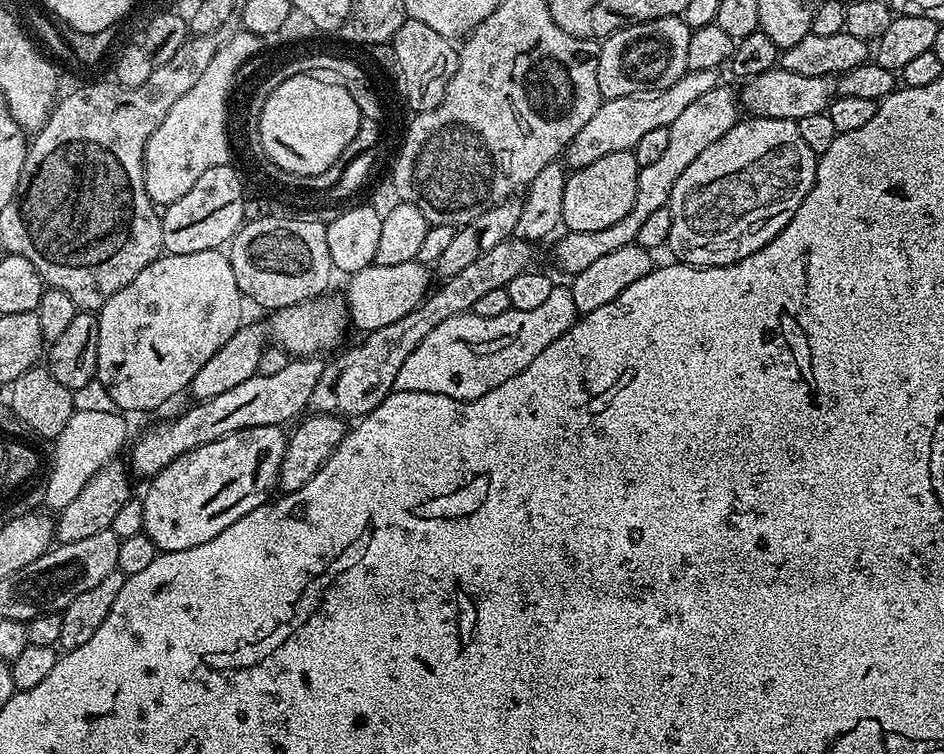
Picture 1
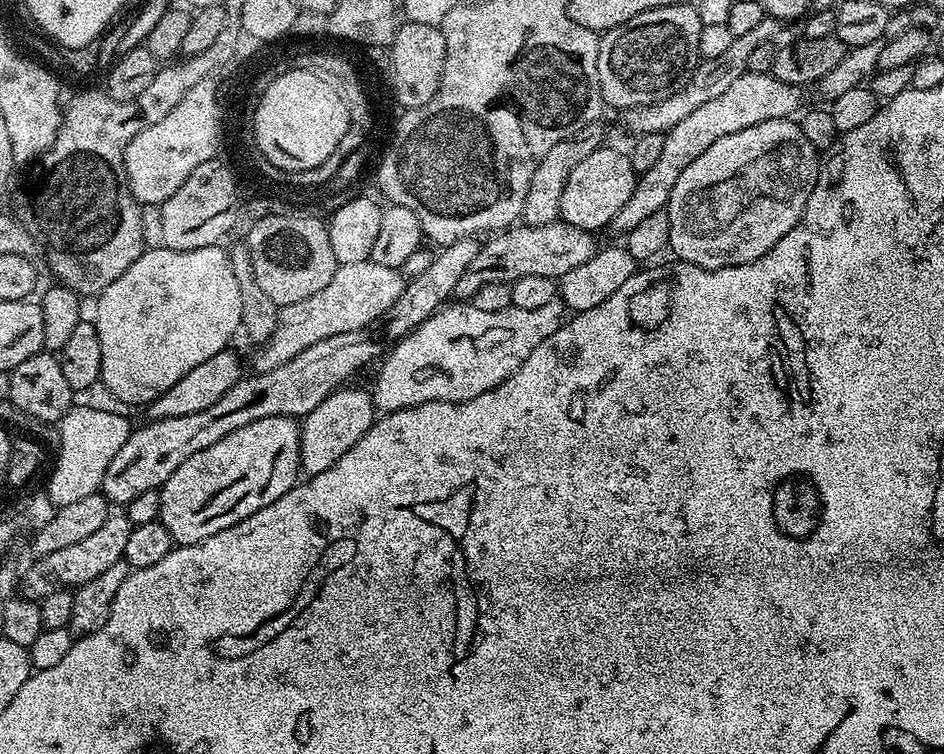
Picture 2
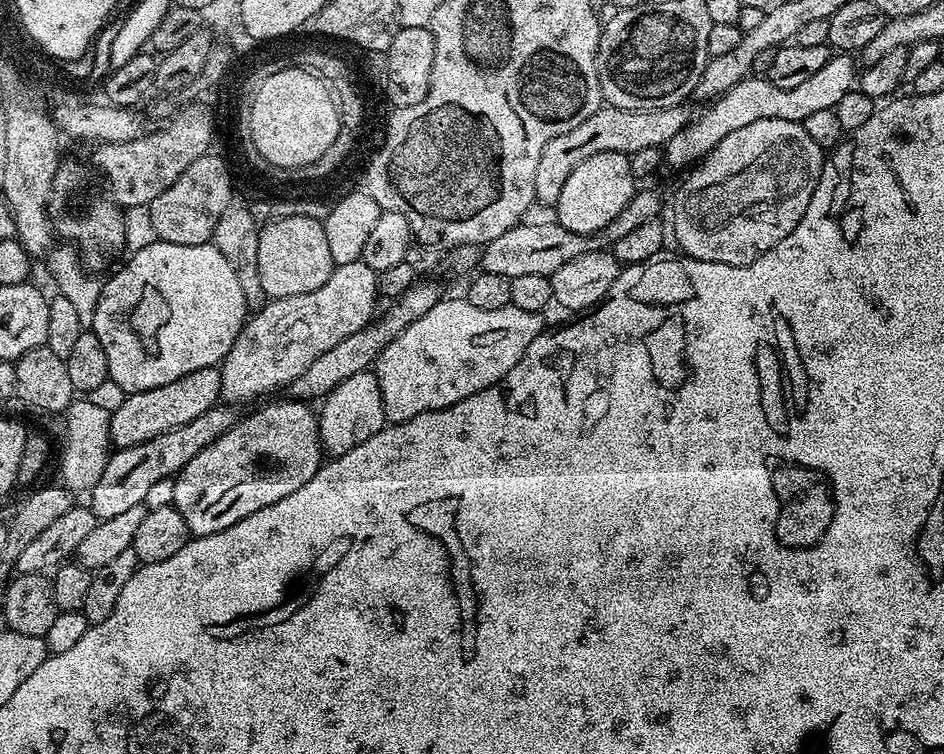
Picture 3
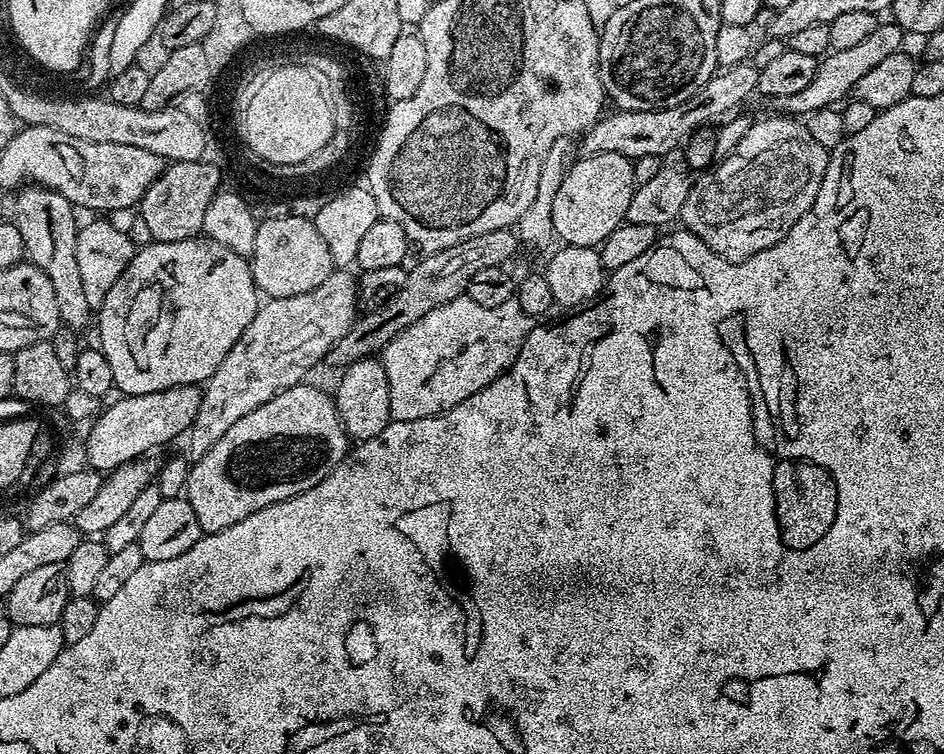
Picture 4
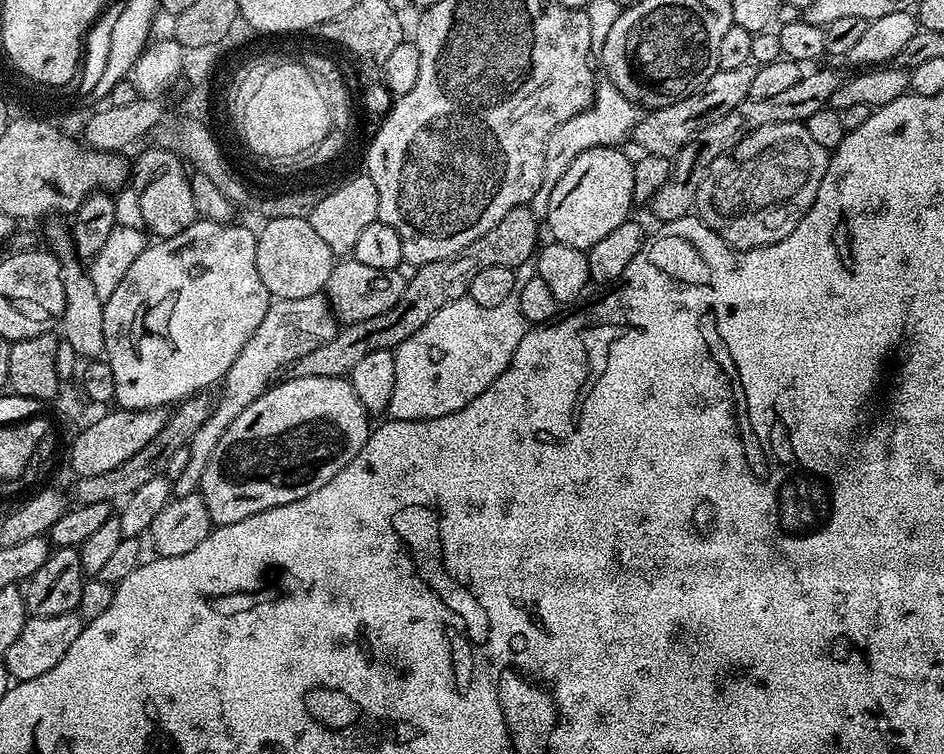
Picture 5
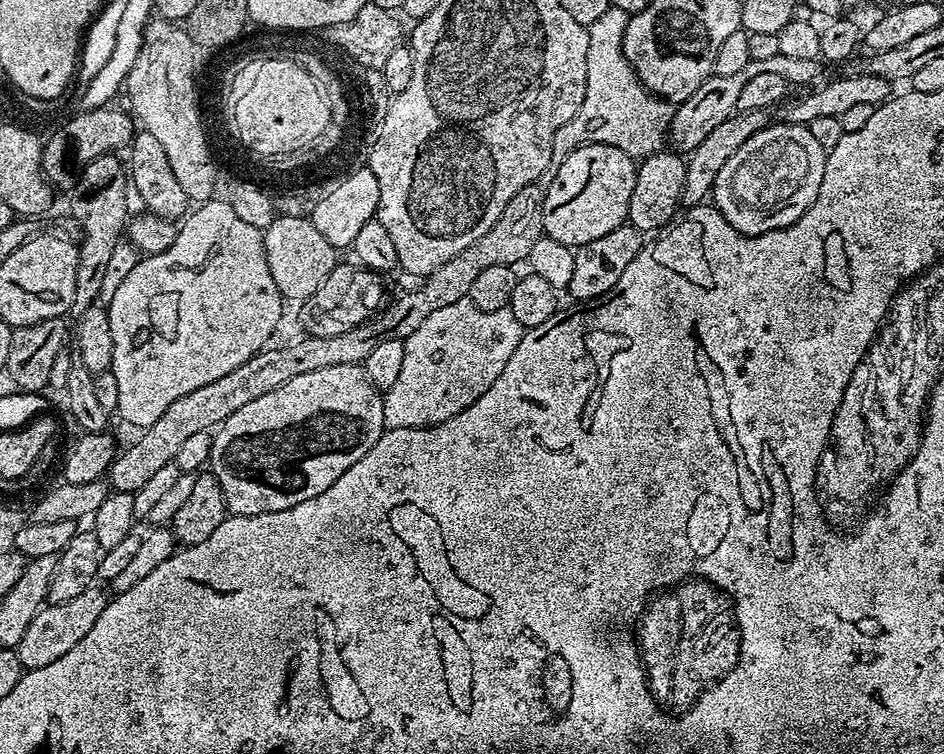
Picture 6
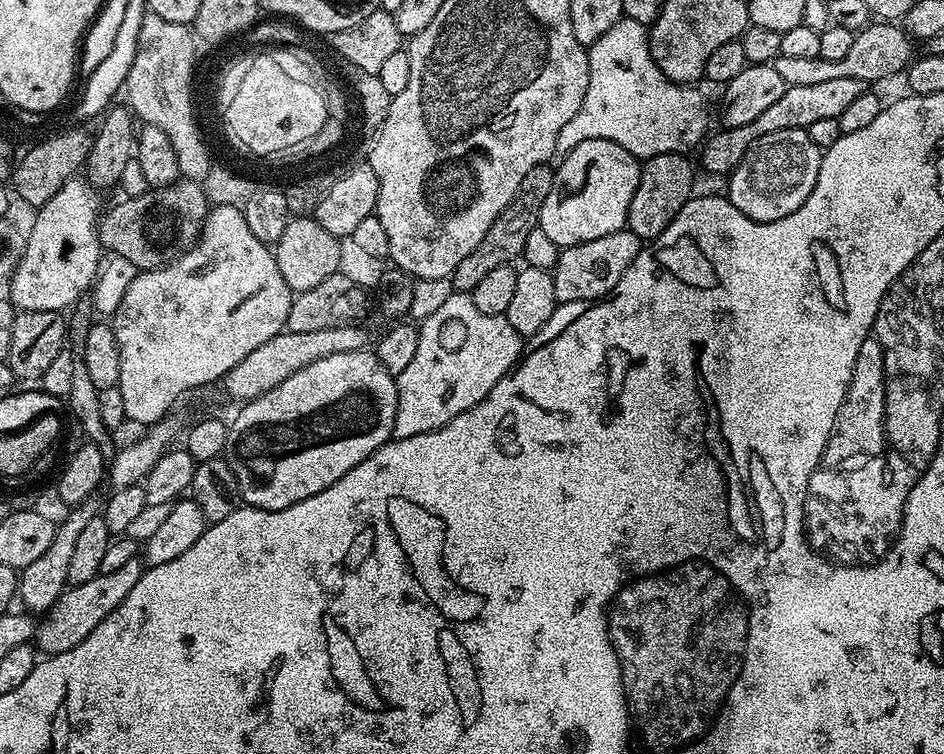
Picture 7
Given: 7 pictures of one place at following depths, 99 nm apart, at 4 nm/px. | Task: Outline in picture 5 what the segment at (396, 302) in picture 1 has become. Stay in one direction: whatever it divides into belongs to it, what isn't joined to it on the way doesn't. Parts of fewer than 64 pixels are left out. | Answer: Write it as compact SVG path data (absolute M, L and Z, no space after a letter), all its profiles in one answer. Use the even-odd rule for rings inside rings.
M327 295L311 296L310 298L290 298L289 300L273 299L269 303L266 318L262 318L262 326L250 334L250 342L242 346L242 354L234 358L234 366L225 374L222 387L219 389L220 400L212 405L212 412L202 422L198 434L188 443L190 450L190 462L182 474L178 474L172 480L173 497L185 496L199 489L202 482L202 474L206 474L206 462L210 462L210 454L214 446L222 438L222 434L281 375L280 371L287 369L295 360L302 358L302 354L310 354L310 350L318 350L322 342L330 342L338 331L338 321L332 314L332 308L328 305Z

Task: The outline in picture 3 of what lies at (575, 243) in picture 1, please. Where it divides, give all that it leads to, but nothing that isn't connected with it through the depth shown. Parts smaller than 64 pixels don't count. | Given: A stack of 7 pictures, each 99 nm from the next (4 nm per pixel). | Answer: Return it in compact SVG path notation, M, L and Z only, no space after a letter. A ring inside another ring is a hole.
M848 54L832 55L830 62L826 62L826 66L822 66L822 70L817 70L812 77L806 78L806 82L802 82L802 86L794 86L794 90L782 90L782 86L774 86L774 82L770 82L766 78L761 78L755 74L749 75L748 79L738 82L738 86L734 86L727 94L716 97L705 107L708 109L697 120L696 117L689 119L688 124L682 126L682 130L678 130L678 134L674 134L674 138L670 138L670 142L664 145L662 149L664 164L668 166L673 164L676 168L685 167L684 169L687 169L712 152L714 146L718 146L718 142L722 142L722 138L726 138L726 134L730 134L734 130L742 130L742 126L750 126L753 122L758 122L762 118L803 122L806 118L810 118L810 114L814 114L818 110L835 108L838 102L842 102L842 98L846 98L848 92L857 87L858 64L856 60L855 62L852 60L855 59Z

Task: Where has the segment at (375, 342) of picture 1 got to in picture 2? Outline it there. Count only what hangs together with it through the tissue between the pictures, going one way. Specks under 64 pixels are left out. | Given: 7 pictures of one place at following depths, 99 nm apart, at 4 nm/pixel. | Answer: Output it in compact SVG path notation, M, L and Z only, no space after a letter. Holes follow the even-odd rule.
M562 219L546 226L524 224L503 229L489 235L481 243L474 262L470 262L466 274L458 278L455 295L461 301L468 302L481 286L487 286L490 282L512 285L518 278L526 278L529 274L556 280L570 274L574 266L582 266L582 262L590 262L590 258L594 258L594 254L602 247L601 241L596 241L596 238L596 232L587 232Z

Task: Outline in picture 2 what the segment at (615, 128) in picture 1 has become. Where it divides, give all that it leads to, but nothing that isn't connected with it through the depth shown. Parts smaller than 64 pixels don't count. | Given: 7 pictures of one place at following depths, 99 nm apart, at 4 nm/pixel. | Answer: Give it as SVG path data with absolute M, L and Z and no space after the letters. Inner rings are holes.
M765 18L762 22L758 22L758 26L754 26L754 30L750 30L741 36L733 36L730 46L721 56L713 60L701 59L695 70L690 74L686 86L682 90L670 94L670 98L662 98L662 102L654 102L646 106L623 109L622 116L624 116L625 126L632 131L632 134L642 136L658 134L659 132L666 133L674 126L678 126L678 122L683 122L693 110L699 110L704 103L722 95L742 73L747 72L750 54L758 46L775 41L776 31L779 28L782 28L781 21Z

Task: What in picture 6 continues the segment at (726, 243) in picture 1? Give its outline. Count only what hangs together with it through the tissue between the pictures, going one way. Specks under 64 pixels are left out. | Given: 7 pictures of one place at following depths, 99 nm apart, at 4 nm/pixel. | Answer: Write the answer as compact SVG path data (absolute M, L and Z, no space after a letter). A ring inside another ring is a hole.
M773 122L758 130L758 134L746 138L746 142L742 142L742 146L738 146L738 150L730 154L726 166L718 170L712 183L711 203L722 214L722 218L726 218L730 226L734 226L734 230L747 236L782 230L786 226L796 224L798 218L802 218L802 214L806 214L806 210L818 198L818 186L822 186L825 159L826 149L818 146L814 134L810 134L807 126Z

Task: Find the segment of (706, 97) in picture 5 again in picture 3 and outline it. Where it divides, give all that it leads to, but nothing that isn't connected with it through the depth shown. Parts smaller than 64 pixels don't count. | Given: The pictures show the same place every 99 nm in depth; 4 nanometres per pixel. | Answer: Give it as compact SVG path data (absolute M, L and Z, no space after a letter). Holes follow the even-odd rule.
M675 104L672 108L659 108L658 110L626 110L601 106L597 112L590 114L586 122L574 126L574 130L566 130L566 134L558 134L551 142L542 146L542 154L538 158L538 170L534 173L535 203L555 206L558 194L562 194L562 186L566 186L566 178L574 174L581 162L586 158L594 158L594 154L603 152L623 152L631 154L647 148L663 149L664 145L686 126L690 119L684 104Z

